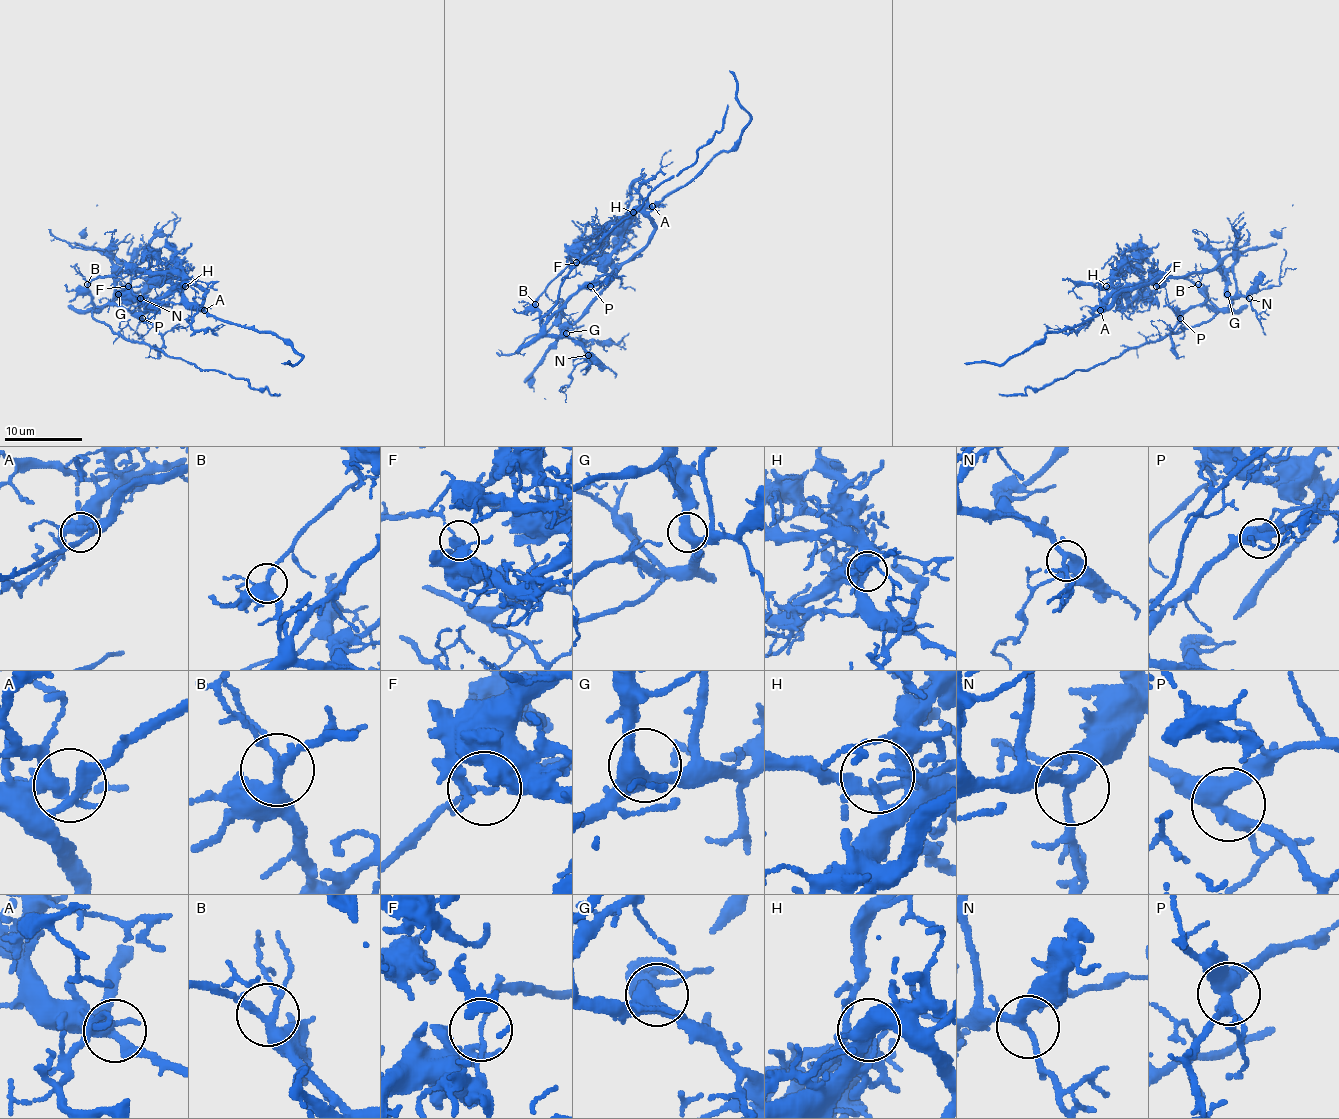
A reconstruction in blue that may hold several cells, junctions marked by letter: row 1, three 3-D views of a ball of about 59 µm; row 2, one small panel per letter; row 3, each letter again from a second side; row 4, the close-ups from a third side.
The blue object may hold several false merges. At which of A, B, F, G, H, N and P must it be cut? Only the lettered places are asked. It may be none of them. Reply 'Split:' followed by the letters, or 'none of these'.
Split: F

